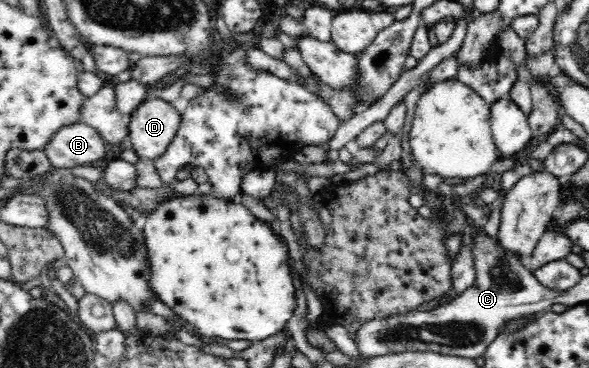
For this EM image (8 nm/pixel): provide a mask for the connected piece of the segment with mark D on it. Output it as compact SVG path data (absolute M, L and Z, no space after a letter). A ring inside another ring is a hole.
M149 98L138 104L130 114L127 147L139 160L162 158L181 124L180 107L160 98Z

